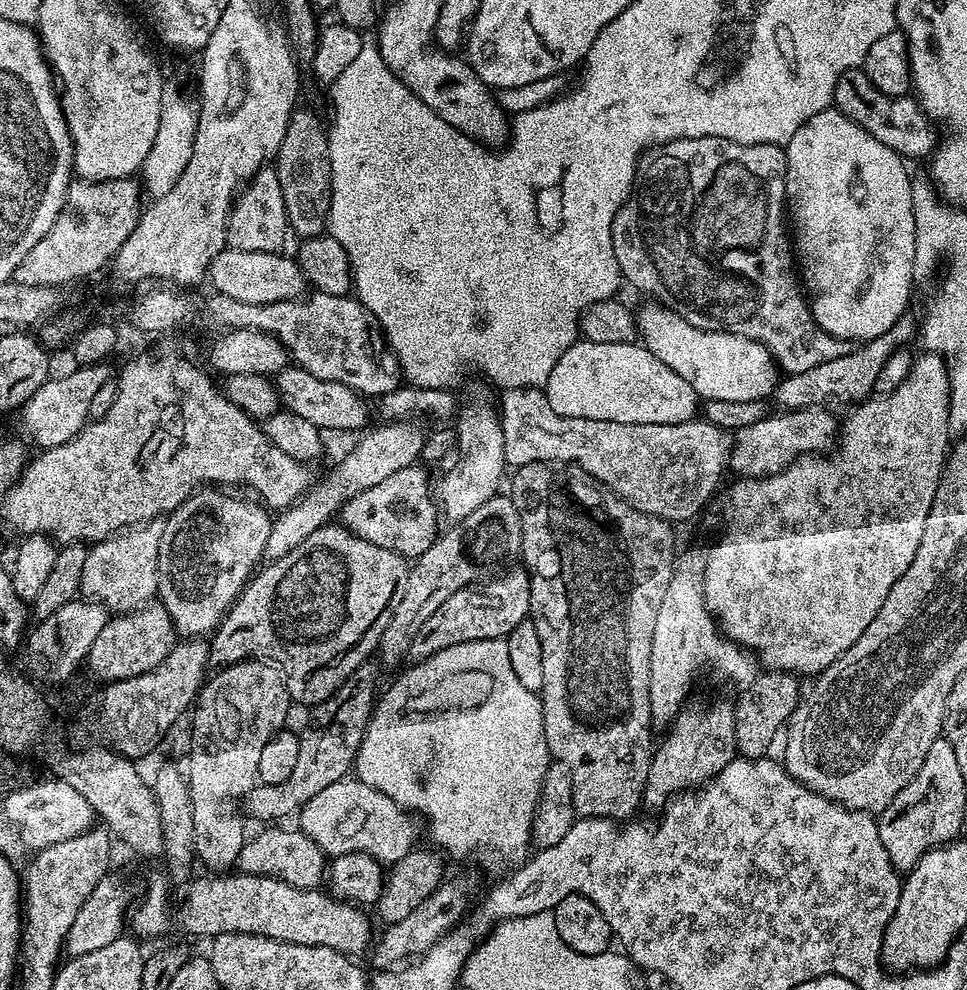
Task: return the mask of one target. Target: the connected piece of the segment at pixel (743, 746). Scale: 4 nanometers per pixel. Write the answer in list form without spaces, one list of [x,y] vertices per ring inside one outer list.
[[[761,671],[754,682],[744,684],[744,693],[735,697],[734,718],[736,719],[736,750],[741,757],[758,760],[769,755],[768,747],[777,743],[782,729],[787,725],[790,714],[802,695],[801,681],[791,672]]]

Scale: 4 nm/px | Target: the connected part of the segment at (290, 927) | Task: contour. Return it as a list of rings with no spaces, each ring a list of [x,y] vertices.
[[[197,875],[187,885],[188,893],[180,904],[180,924],[192,936],[215,938],[224,932],[254,934],[287,944],[326,946],[353,958],[360,958],[363,952],[365,955],[374,943],[372,920],[364,913],[367,911],[347,900],[336,899],[327,891],[290,886],[269,876],[204,875],[208,876]]]

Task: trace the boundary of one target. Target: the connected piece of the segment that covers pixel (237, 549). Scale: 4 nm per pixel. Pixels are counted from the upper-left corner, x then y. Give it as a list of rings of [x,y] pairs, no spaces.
[[[204,486],[192,493],[186,498],[186,502],[182,502],[182,506],[178,506],[172,512],[169,512],[164,520],[164,529],[162,530],[162,542],[158,546],[158,593],[159,603],[170,614],[172,619],[172,627],[176,629],[177,637],[180,638],[204,638],[209,635],[219,625],[225,613],[228,612],[232,604],[244,591],[245,584],[252,579],[254,573],[261,567],[262,561],[265,559],[264,551],[266,550],[266,538],[270,538],[270,530],[272,529],[273,517],[269,511],[262,507],[255,499],[239,500],[236,496],[227,496],[227,491],[221,490],[216,486]]]

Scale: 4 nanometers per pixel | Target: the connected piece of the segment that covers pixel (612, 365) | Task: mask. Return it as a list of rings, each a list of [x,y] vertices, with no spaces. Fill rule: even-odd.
[[[577,339],[555,363],[544,393],[551,408],[562,417],[594,418],[626,425],[678,425],[695,419],[700,410],[700,397],[694,388],[638,342],[600,343]]]

